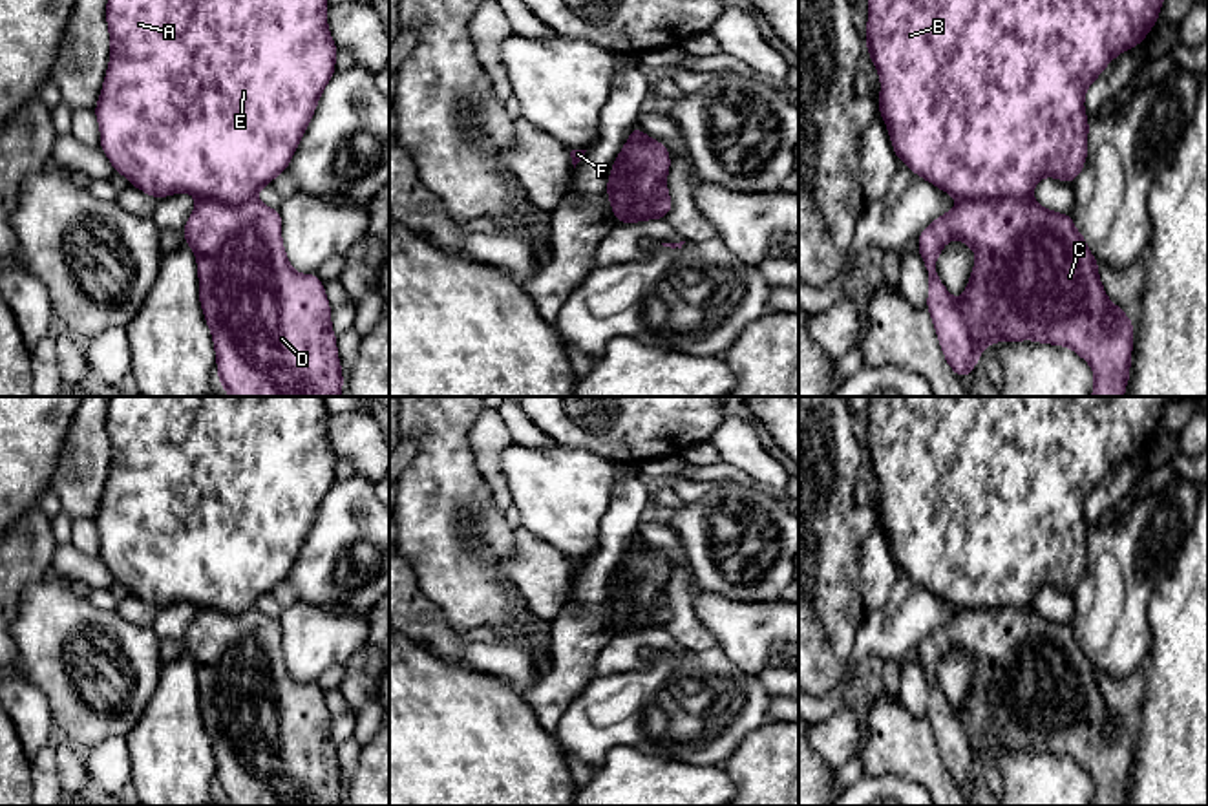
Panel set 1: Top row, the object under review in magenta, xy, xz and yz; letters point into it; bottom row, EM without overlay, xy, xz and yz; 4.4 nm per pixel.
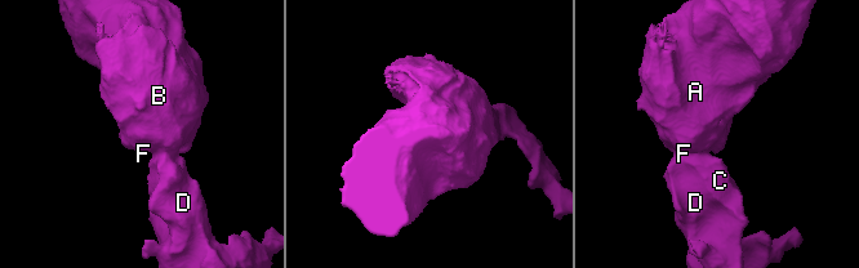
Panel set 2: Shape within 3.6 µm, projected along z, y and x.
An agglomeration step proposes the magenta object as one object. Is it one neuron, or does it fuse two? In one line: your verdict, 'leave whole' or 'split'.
split

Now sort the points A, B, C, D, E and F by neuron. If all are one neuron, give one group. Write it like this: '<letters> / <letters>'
A B E F / C D

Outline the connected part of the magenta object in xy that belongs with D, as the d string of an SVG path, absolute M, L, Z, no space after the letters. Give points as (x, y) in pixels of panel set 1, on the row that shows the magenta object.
M256 197L239 205L197 199L183 236L197 260L199 302L223 389L230 397L342 397L344 369L325 285L291 267L280 210Z

